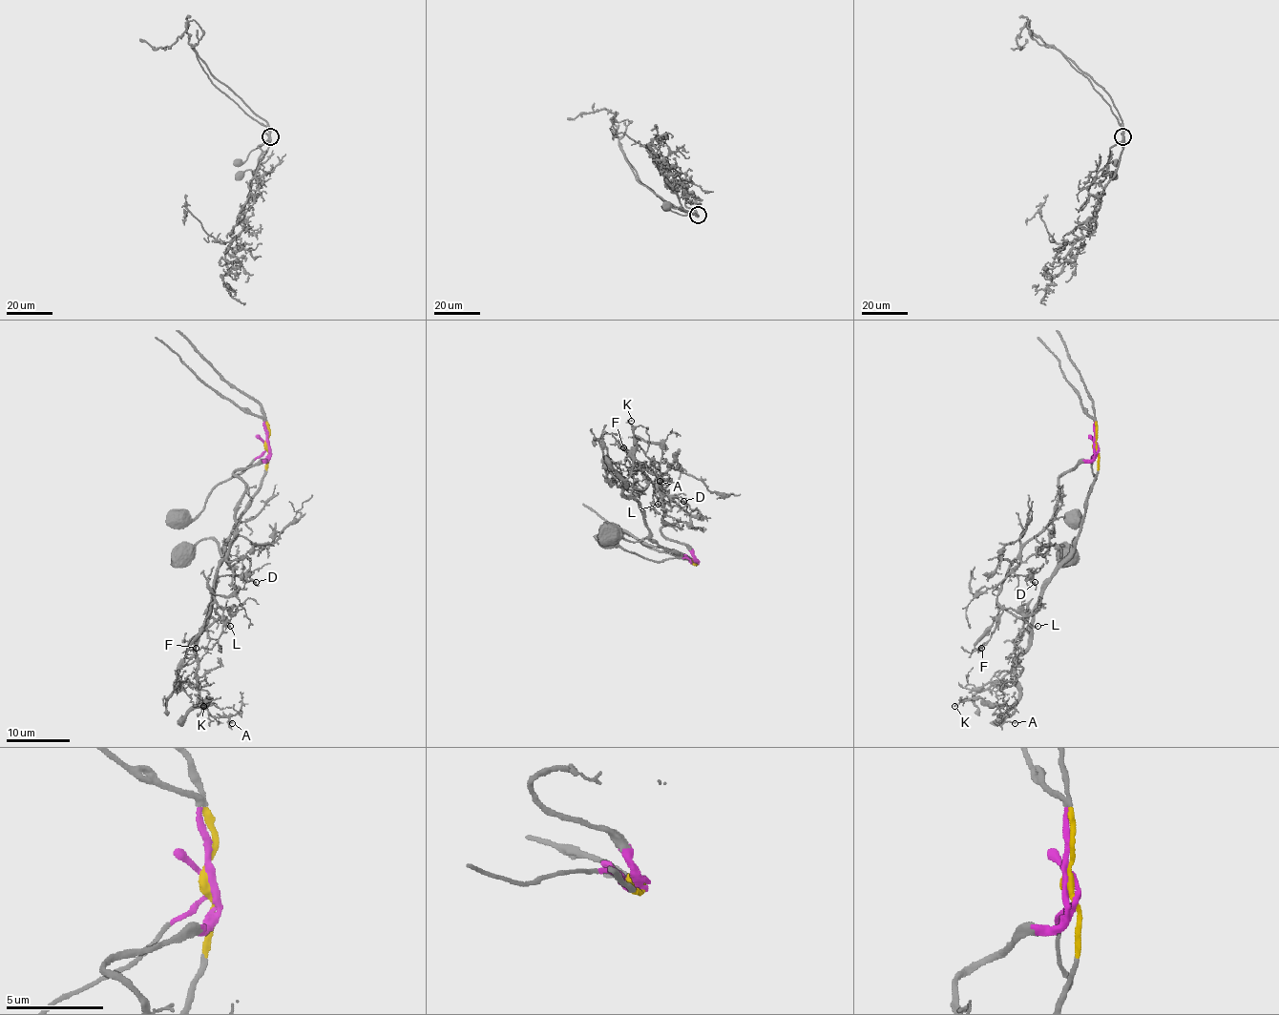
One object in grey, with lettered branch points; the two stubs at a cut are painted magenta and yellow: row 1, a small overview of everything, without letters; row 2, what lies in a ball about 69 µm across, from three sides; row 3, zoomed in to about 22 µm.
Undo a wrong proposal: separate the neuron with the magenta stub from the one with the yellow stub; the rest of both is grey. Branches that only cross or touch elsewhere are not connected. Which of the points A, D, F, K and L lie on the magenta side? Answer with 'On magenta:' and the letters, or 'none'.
On magenta: D, F, L

